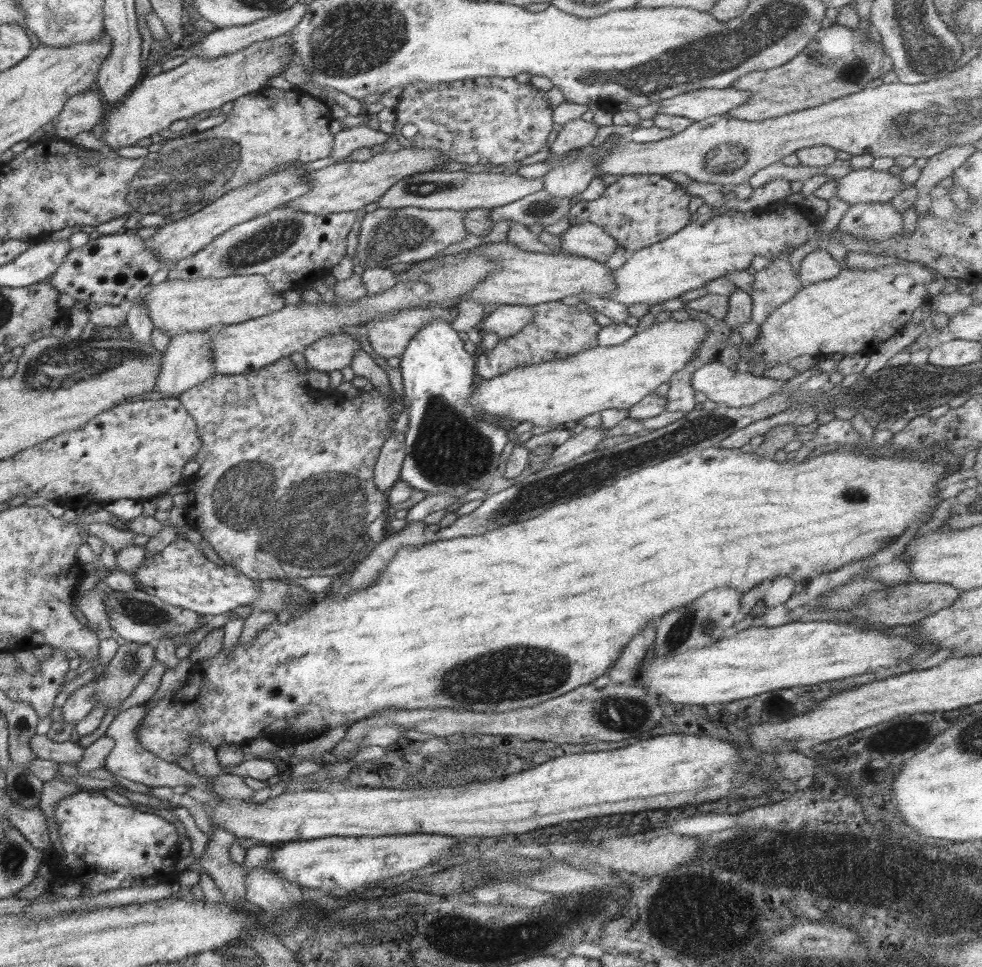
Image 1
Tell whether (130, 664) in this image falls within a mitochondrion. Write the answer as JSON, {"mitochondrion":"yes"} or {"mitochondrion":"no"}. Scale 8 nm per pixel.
{"mitochondrion":"yes"}

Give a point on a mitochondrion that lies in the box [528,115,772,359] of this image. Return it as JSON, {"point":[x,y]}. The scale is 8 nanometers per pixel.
{"point":[733,154]}

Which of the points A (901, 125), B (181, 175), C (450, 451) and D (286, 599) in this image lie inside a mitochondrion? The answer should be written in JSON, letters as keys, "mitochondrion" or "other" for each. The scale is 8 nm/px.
{"A":"mitochondrion","B":"mitochondrion","C":"mitochondrion","D":"mitochondrion"}

